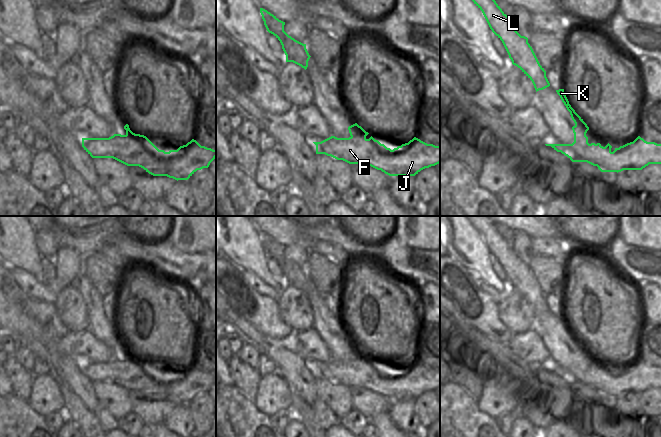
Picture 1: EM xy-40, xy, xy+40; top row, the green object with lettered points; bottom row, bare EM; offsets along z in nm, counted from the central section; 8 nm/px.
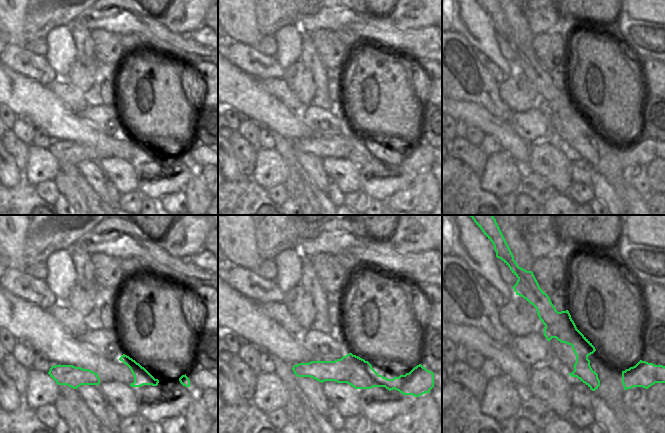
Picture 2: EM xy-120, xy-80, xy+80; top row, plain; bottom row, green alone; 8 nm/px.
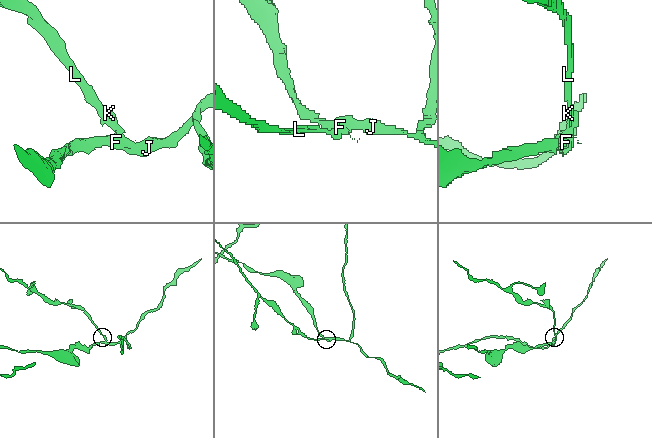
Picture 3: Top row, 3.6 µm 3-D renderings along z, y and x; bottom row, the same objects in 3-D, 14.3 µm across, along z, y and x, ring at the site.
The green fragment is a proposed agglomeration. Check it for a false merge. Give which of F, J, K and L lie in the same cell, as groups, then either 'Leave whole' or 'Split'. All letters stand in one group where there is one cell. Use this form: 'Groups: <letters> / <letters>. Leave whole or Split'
Groups: F J / K L. Split.

